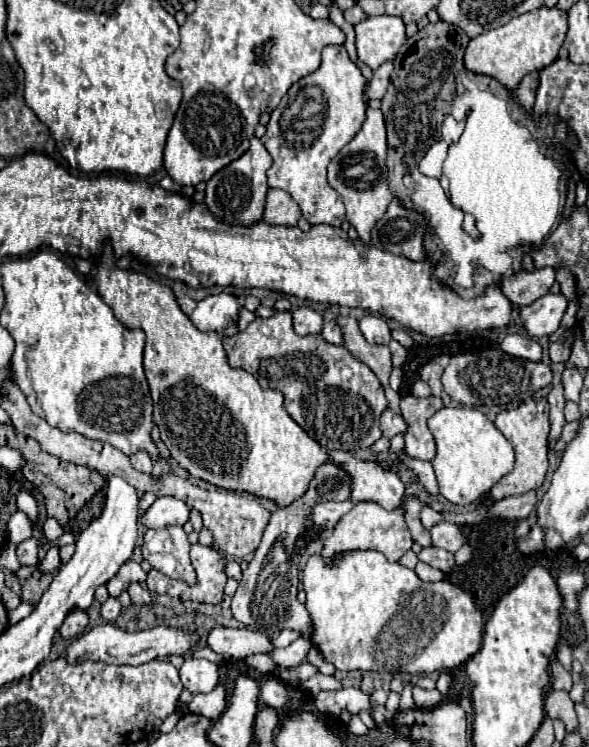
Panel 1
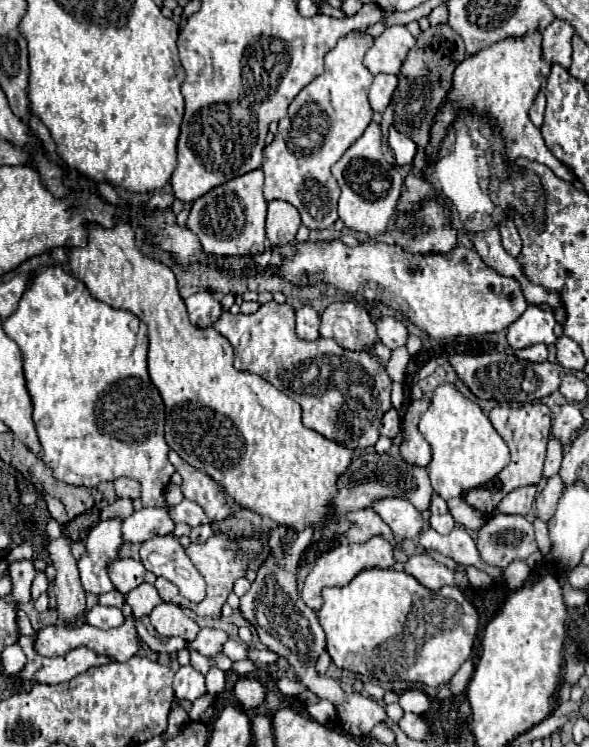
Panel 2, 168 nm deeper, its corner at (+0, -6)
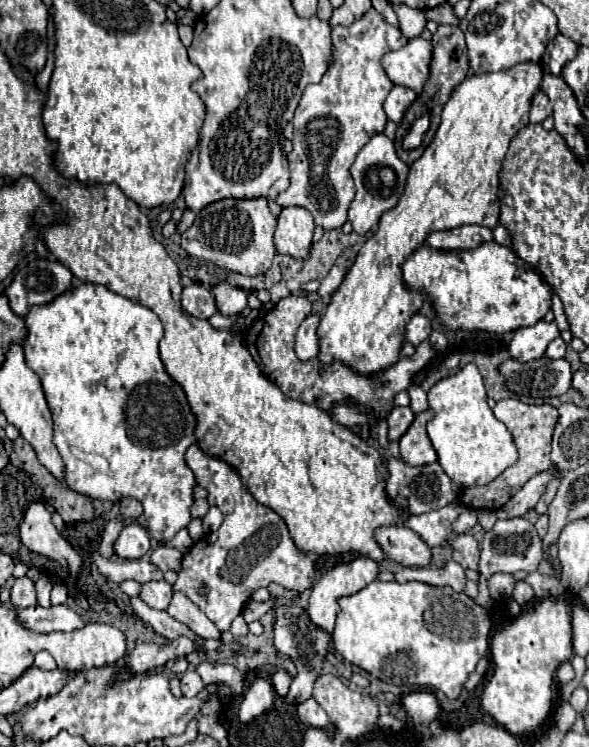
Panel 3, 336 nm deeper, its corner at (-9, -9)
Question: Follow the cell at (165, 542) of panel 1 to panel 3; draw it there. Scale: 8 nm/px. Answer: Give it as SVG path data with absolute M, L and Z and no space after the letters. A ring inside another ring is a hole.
M159 546L151 554L151 562L163 572L167 572L167 570L179 572L181 570L181 560L183 560L183 554L179 550L167 548L167 546Z

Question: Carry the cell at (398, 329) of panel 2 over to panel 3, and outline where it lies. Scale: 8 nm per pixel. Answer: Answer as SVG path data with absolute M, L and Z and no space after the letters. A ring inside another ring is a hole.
M415 314L407 324L407 334L405 334L407 342L417 346L423 340L427 340L429 334L431 334L431 320L427 316L423 316L423 314Z

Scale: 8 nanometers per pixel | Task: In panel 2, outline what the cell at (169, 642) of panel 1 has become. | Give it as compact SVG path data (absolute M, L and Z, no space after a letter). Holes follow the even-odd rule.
M20 637L20 643L24 645L28 665L16 677L12 677L14 683L30 679L30 681L38 681L38 683L56 685L56 683L74 679L76 675L88 671L90 667L102 667L108 663L114 663L114 659L110 655L96 653L88 647L76 647L60 657L42 657L34 651L32 641L28 641L26 637Z

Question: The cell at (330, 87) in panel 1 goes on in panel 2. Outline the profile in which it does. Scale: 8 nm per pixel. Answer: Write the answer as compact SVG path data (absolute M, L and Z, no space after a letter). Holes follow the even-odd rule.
M356 31L340 39L324 57L324 73L294 97L286 117L278 123L274 141L264 149L264 199L292 203L300 211L302 223L308 229L328 229L336 223L340 189L330 167L372 121L372 109L368 103L372 73L362 65L364 53L370 49L372 41L370 35L358 35Z

